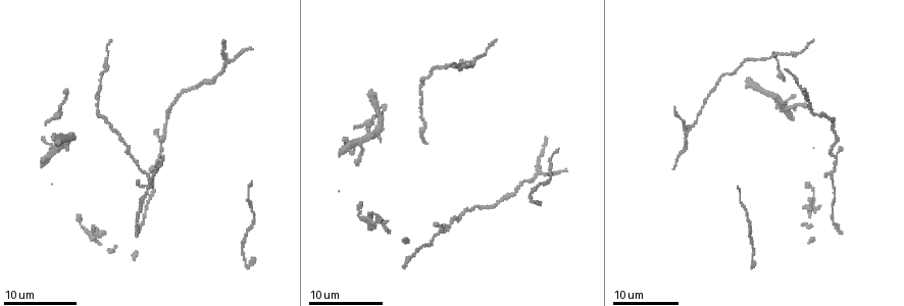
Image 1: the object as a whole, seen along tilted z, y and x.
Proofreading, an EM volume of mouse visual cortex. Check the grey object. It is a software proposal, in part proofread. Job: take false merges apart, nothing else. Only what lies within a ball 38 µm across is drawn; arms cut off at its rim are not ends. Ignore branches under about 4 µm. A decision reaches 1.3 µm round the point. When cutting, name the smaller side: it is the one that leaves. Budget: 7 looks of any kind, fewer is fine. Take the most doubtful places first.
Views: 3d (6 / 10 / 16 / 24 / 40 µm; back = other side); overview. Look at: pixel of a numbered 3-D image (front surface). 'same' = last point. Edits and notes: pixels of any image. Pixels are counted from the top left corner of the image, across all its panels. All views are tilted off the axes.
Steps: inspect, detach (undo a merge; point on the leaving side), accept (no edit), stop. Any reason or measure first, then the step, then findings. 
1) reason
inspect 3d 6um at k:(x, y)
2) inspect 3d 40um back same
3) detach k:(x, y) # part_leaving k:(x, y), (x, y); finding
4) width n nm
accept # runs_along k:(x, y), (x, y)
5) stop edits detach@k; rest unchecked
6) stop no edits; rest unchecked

thick turns thin
inspect 3d 24um at 1:(223, 63)

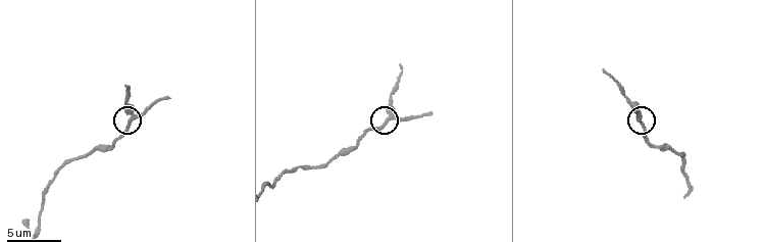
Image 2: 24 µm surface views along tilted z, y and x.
inspect 3d 10um at 2:(131, 120)

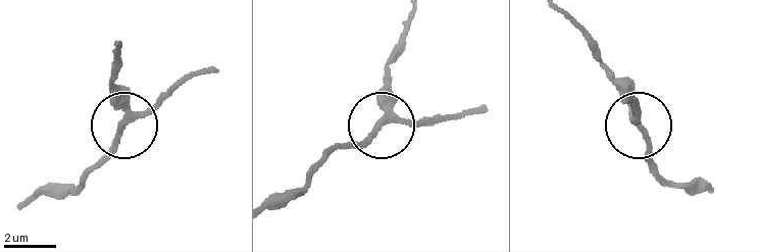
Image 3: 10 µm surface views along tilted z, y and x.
arms 3
accept # runs_along 3:(269, 207), (297, 192), (331, 150), (373, 131), (394, 58); continuous, no second cell

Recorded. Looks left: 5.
thick turns thin
inspect 3d 16um at 2:(38, 223)

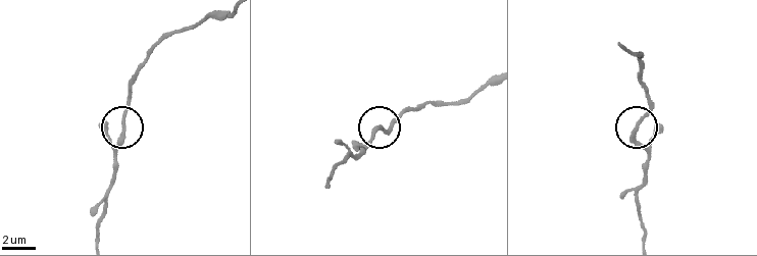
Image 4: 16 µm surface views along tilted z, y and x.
inspect 3d 6um at 4:(636, 130)

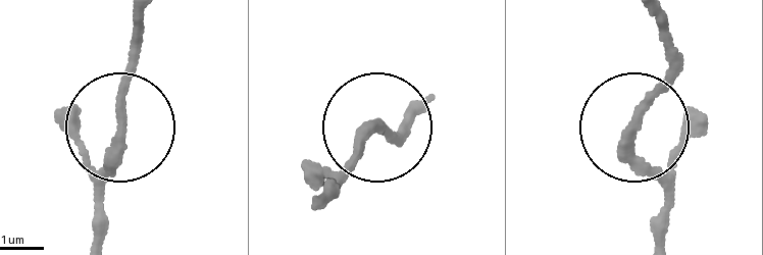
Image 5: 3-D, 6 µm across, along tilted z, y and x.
accept # runs_along 5:(97, 236), (135, 29); continuous, no second cell

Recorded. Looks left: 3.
inspect 3d 16um at 1:(250, 181)

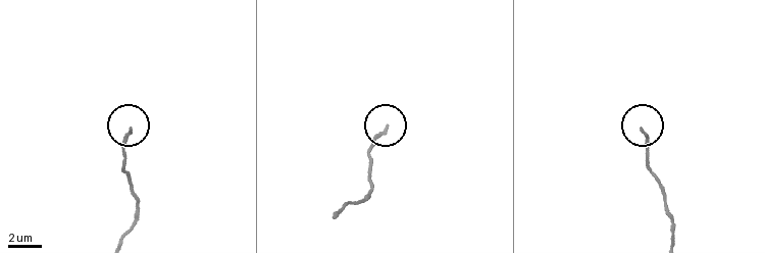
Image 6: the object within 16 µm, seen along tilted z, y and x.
inspect 3d 10um at 6:(130, 128)

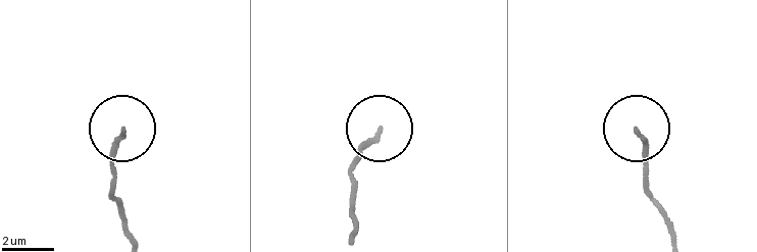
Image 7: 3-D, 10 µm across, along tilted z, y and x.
inspect 3d 6um at 7:(382, 131)

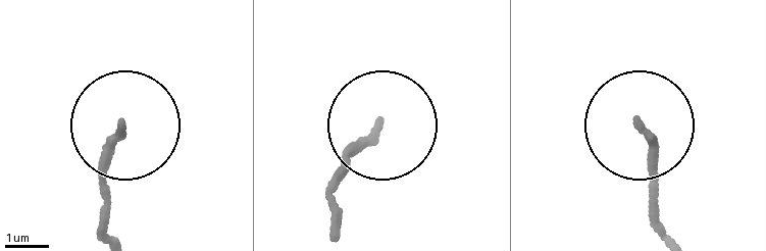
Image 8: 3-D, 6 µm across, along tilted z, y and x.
accept # continuous, no second cell

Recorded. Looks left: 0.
stop no edits; rest unchecked

